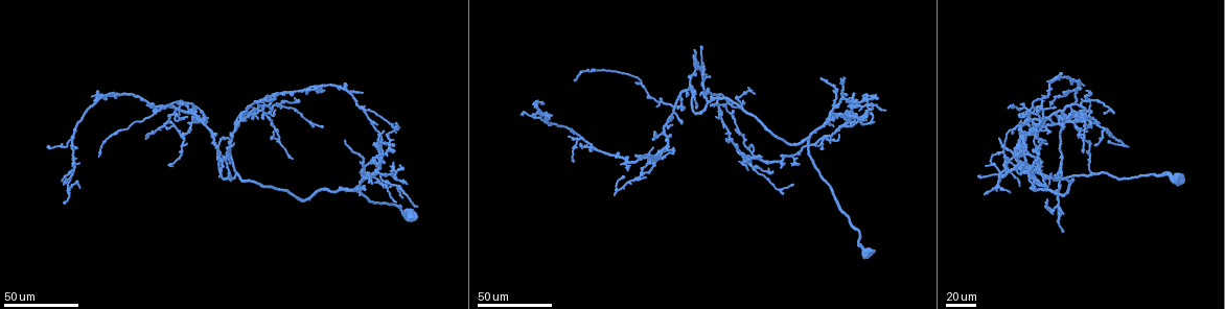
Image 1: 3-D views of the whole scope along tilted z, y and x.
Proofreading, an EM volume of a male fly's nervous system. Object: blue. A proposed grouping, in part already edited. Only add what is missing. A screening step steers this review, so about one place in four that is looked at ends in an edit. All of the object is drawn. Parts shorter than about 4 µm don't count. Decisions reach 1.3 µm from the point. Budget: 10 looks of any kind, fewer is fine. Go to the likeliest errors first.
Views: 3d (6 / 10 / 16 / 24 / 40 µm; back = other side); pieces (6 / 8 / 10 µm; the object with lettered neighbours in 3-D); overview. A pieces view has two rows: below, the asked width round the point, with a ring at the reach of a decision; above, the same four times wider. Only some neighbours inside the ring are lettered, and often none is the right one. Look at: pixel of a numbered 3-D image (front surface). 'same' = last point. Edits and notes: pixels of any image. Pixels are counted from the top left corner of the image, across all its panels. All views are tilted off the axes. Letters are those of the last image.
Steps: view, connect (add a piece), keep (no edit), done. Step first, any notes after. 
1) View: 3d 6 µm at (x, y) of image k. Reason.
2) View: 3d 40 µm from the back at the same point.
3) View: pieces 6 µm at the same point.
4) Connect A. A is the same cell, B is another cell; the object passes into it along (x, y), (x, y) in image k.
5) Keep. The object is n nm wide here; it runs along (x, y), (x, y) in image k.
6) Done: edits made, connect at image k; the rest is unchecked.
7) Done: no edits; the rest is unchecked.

View: 3d 24 µm at (1035, 190) of image 1. Free end.

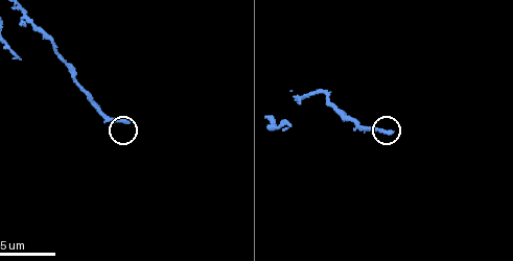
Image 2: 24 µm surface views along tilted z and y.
View: pieces 6 µm at (393, 134) of image 2.

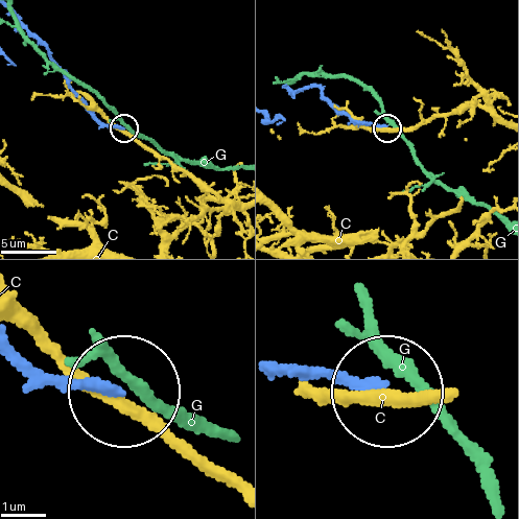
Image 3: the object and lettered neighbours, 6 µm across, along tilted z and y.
Keep. The object is 230 nm wide here; C and G are other cells; it runs along (15, 345), (49, 376), (114, 387) in image 3; none of them fits.

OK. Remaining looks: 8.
View: 3d 40 µm at (654, 137) of image 1.

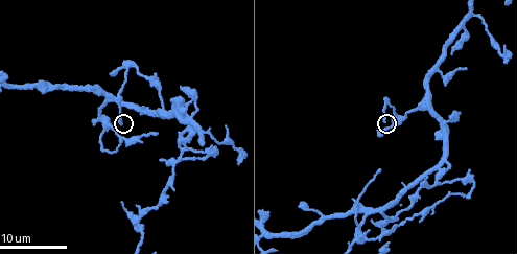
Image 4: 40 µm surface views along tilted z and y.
View: pieces 10 µm at (386, 121) of image 4.

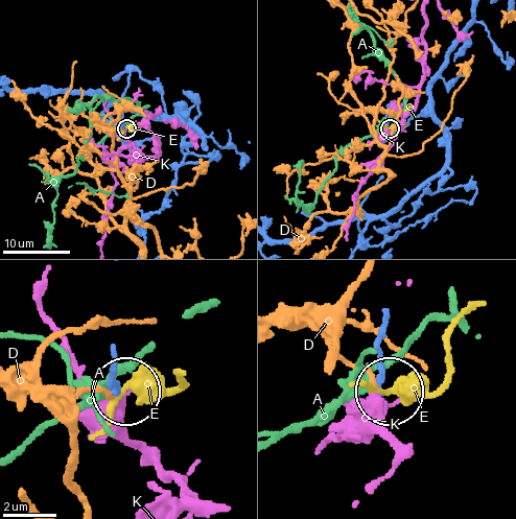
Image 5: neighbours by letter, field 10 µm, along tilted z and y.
Keep. A, D, E and K are other cells; it runs along (385, 312), (382, 387) in image 5; none of them fits.

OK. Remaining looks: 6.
View: 3d 24 µm at (395, 200) of image 1. An open end.

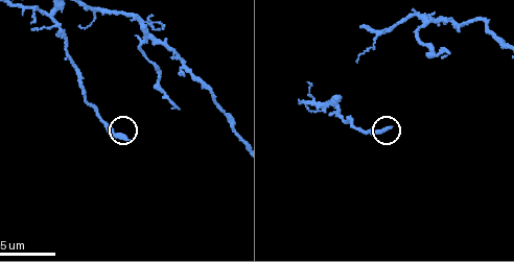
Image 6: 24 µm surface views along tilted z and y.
View: pieces 6 µm at (126, 139) of image 6. See the neighbours.

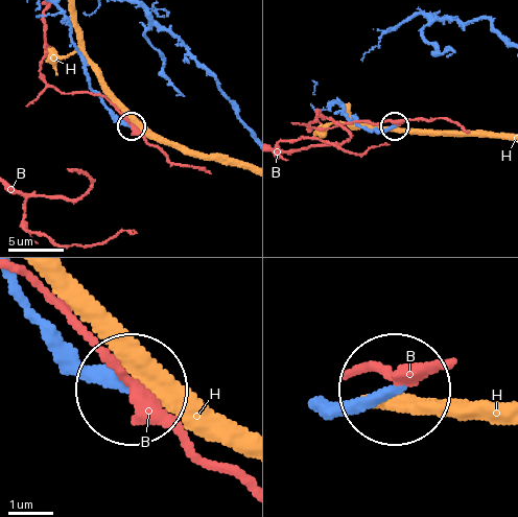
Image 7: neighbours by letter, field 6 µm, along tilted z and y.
Keep. B and H are other cells; it runs along (329, 401), (389, 393) in image 7; no lettered piece goes on from it.

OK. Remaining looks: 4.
View: 3d 24 µm at (1062, 117) of image 1. Free end.

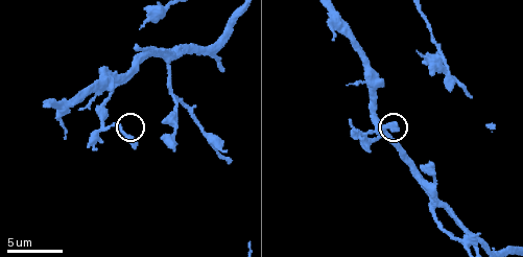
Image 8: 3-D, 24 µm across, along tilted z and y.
View: pieces 8 µm at (394, 122) of image 8.

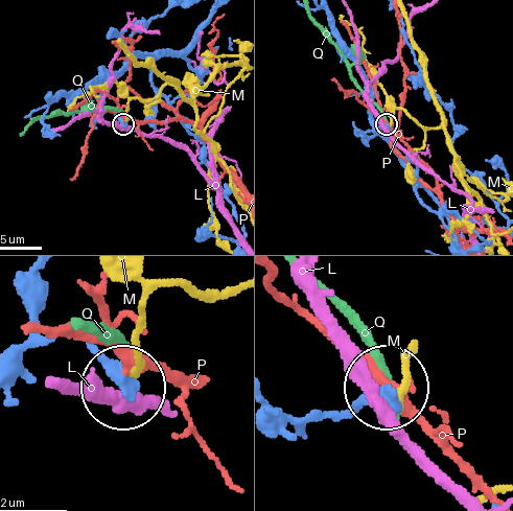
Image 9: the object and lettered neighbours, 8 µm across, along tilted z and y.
Keep. L, M, P and Q are other cells; it runs along (315, 421), (357, 407), (382, 387) in image 9; none of them fits.

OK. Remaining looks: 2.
View: 3d 24 µm at (1079, 89) of image 1. Branch stops here.

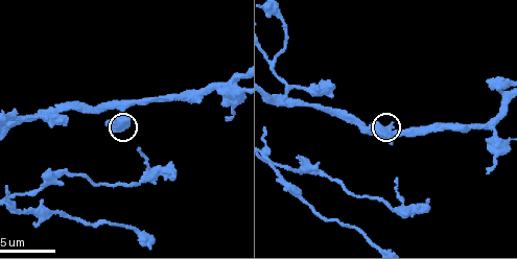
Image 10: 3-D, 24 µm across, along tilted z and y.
View: pieces 6 µm at (372, 125) of image 10.

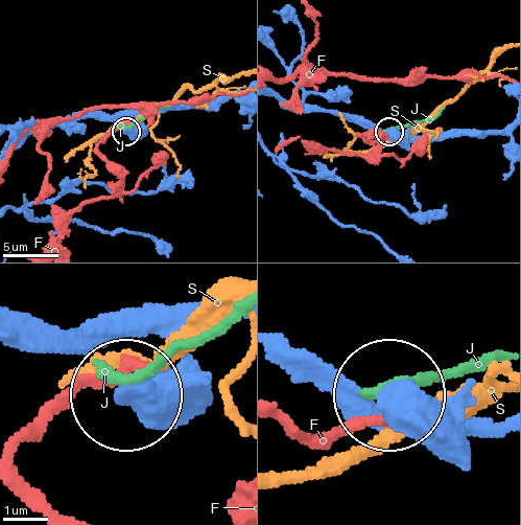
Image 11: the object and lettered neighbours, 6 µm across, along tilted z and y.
Keep. F, J and S are other cells; no lettered piece goes on from it.

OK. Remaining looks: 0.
Done: no edits; the rest is unchecked.

